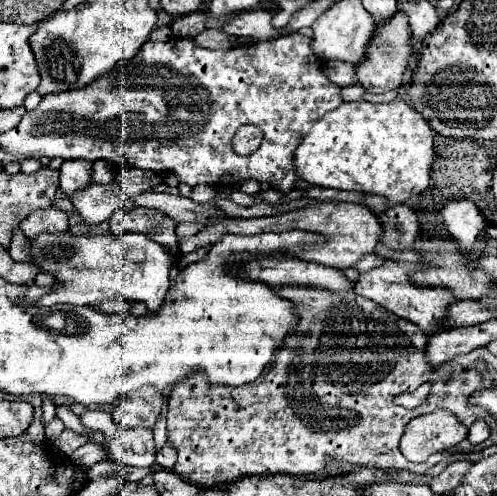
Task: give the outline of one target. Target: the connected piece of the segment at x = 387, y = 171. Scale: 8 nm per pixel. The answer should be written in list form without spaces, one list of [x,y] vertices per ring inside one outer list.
[[[402,99],[390,103],[352,101],[338,105],[338,109],[326,113],[314,123],[312,131],[302,137],[298,149],[294,151],[294,167],[298,171],[298,177],[310,185],[374,193],[386,197],[388,205],[394,205],[404,203],[406,199],[422,193],[430,185],[430,165],[436,159],[434,155],[436,151],[430,125],[416,109],[412,109]]]

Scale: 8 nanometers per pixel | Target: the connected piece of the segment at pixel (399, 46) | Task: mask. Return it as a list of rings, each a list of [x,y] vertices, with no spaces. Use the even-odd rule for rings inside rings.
[[[398,9],[386,25],[374,23],[374,41],[370,41],[370,49],[366,49],[368,61],[362,65],[356,65],[356,83],[362,85],[366,91],[372,91],[374,95],[382,95],[386,91],[398,89],[402,85],[402,75],[408,67],[408,61],[412,57],[412,45],[410,45],[410,29],[406,29],[406,15]]]

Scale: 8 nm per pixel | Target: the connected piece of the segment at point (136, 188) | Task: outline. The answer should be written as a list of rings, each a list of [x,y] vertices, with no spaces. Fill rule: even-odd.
[[[138,168],[120,169],[115,176],[115,182],[119,184],[120,189],[126,195],[138,195],[146,189],[152,189],[152,187],[160,185],[162,181],[164,181],[162,175]]]

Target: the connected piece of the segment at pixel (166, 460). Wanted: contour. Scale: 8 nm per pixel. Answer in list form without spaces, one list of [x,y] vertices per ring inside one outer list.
[[[167,442],[156,455],[156,462],[164,469],[173,470],[176,461],[177,452],[175,448],[169,442]]]

